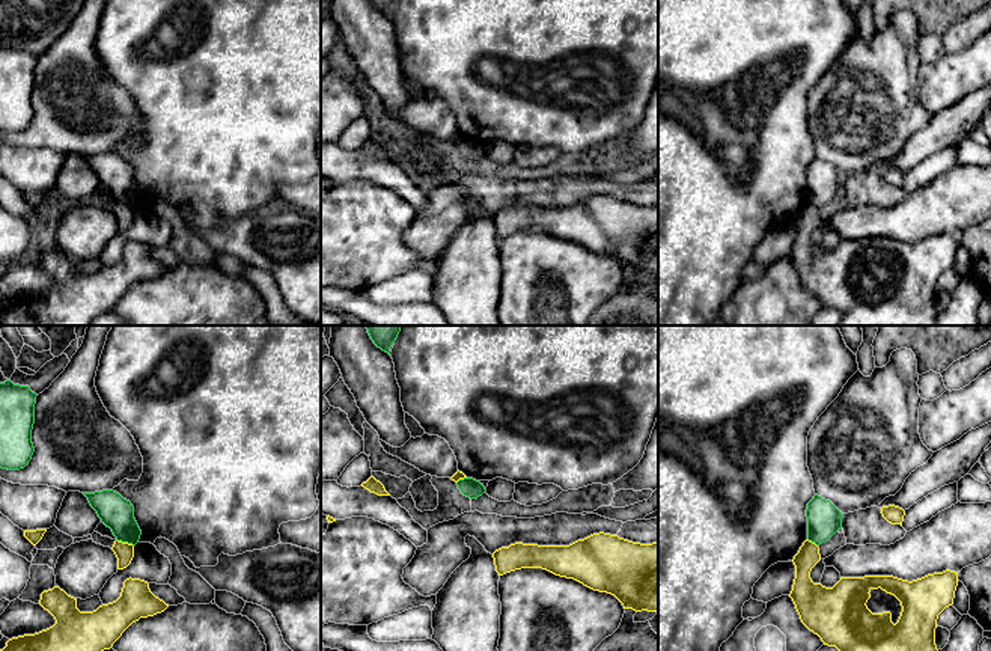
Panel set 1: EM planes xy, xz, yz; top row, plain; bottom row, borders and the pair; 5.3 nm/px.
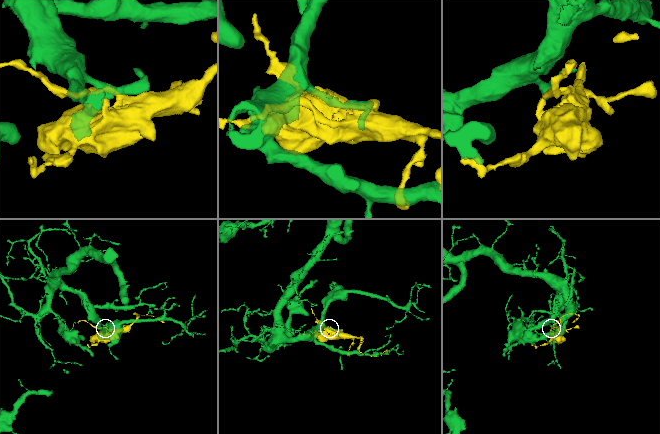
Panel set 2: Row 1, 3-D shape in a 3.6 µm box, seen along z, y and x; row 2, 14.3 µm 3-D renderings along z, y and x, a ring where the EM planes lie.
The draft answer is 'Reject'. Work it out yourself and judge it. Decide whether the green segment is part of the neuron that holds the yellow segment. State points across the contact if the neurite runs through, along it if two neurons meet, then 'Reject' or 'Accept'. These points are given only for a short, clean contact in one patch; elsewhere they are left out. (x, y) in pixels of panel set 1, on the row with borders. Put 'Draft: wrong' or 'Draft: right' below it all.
Boundary: xy (116, 538), (133, 546). Reject
Draft: right

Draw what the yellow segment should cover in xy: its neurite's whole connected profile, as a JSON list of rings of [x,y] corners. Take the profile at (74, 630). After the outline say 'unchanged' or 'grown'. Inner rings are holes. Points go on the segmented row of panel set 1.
[[[127,579],[120,597],[108,604],[99,606],[93,612],[80,612],[77,609],[77,598],[68,595],[59,586],[44,591],[39,604],[48,610],[56,624],[47,630],[35,634],[24,634],[12,637],[0,651],[104,651],[110,649],[122,633],[140,618],[154,616],[164,612],[169,604],[155,597],[149,583],[140,579]]] | unchanged

